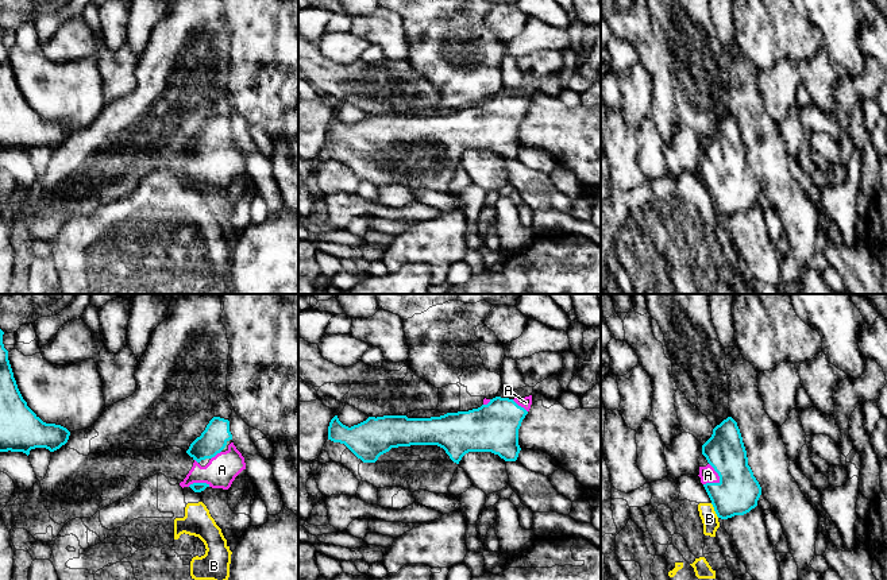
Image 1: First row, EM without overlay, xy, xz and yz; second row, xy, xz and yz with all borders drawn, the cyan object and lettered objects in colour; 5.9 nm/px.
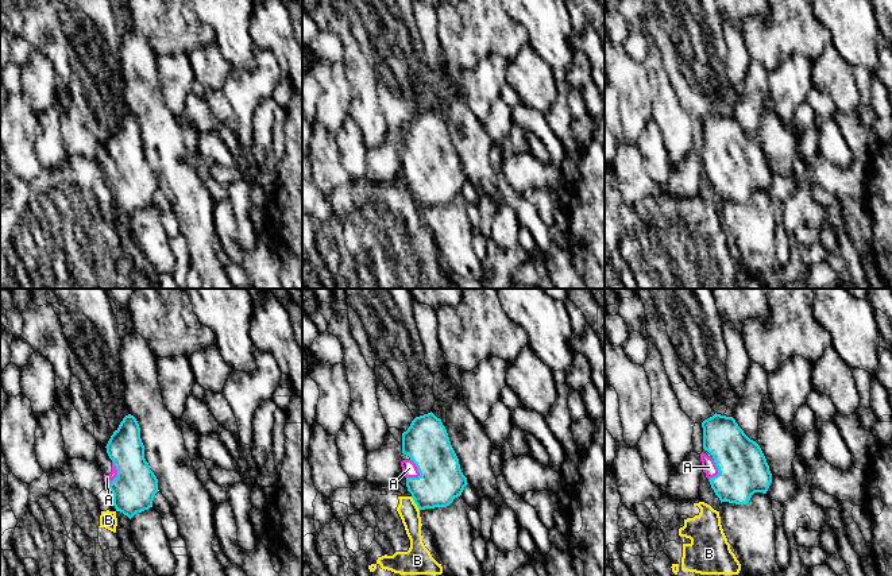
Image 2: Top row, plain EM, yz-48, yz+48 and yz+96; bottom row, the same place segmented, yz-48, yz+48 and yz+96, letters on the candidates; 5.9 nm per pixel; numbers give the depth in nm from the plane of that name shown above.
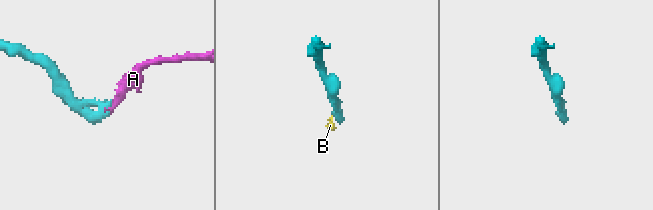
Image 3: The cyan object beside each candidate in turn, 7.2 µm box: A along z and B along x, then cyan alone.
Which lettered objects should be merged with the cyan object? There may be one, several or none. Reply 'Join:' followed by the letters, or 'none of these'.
Join: A

